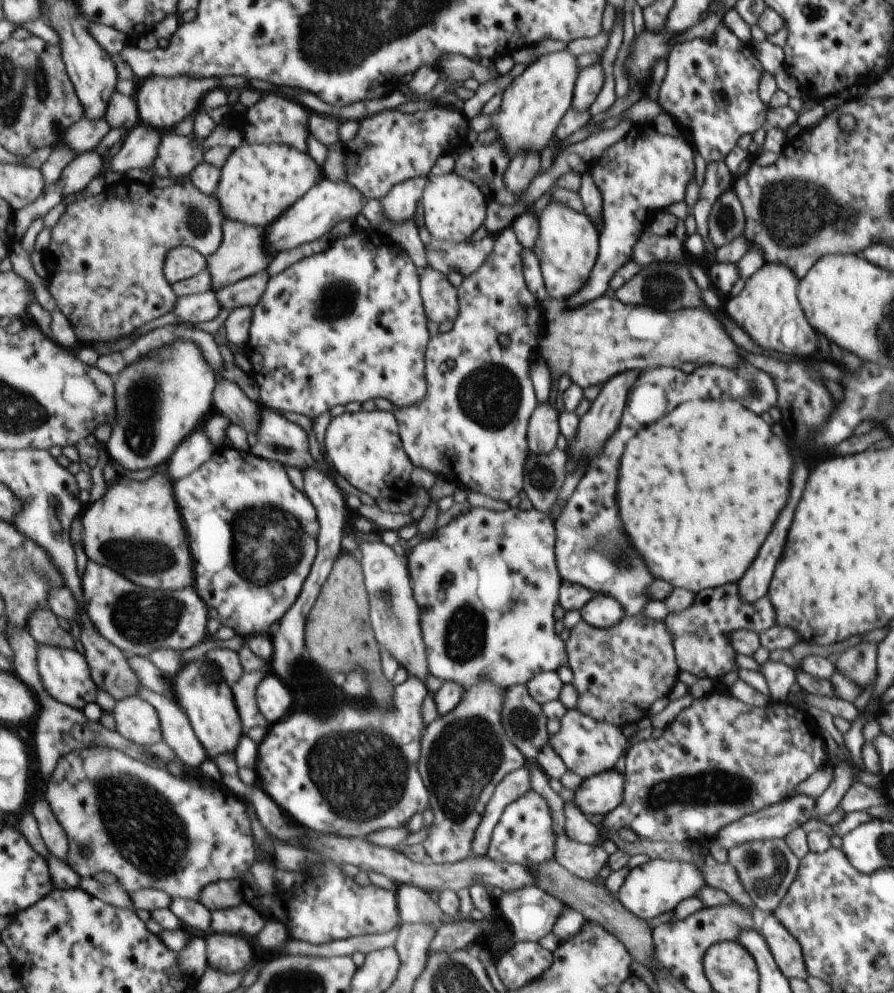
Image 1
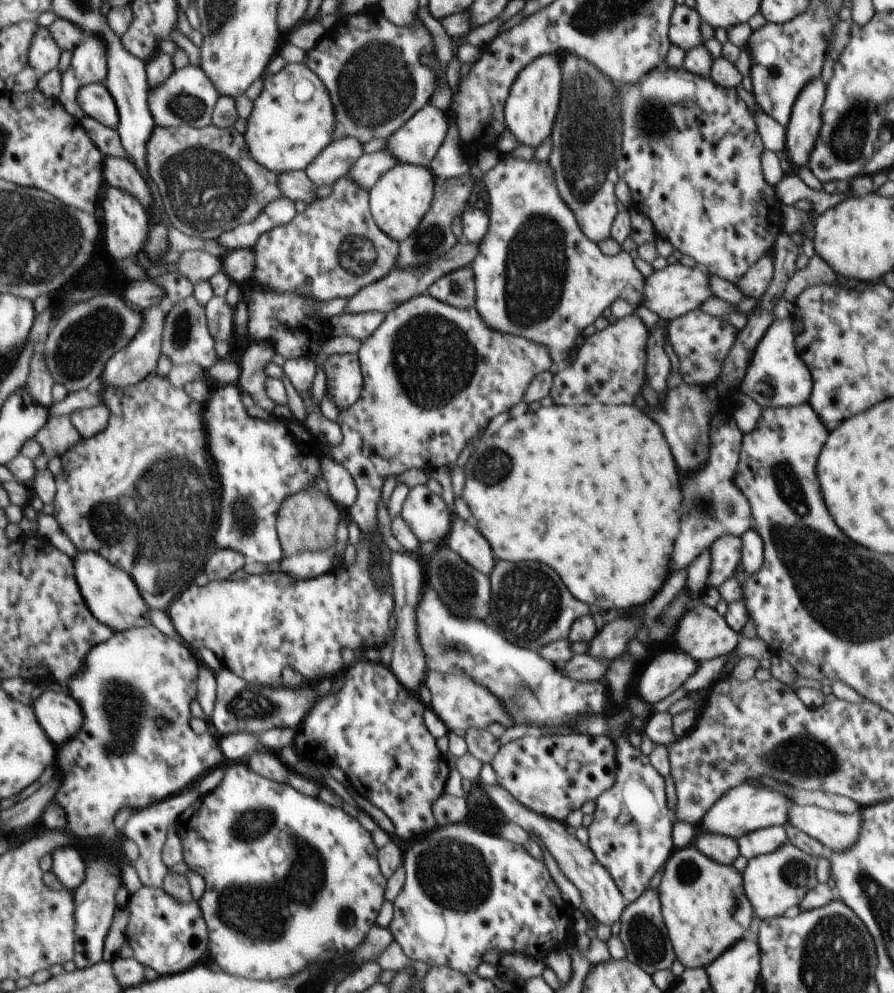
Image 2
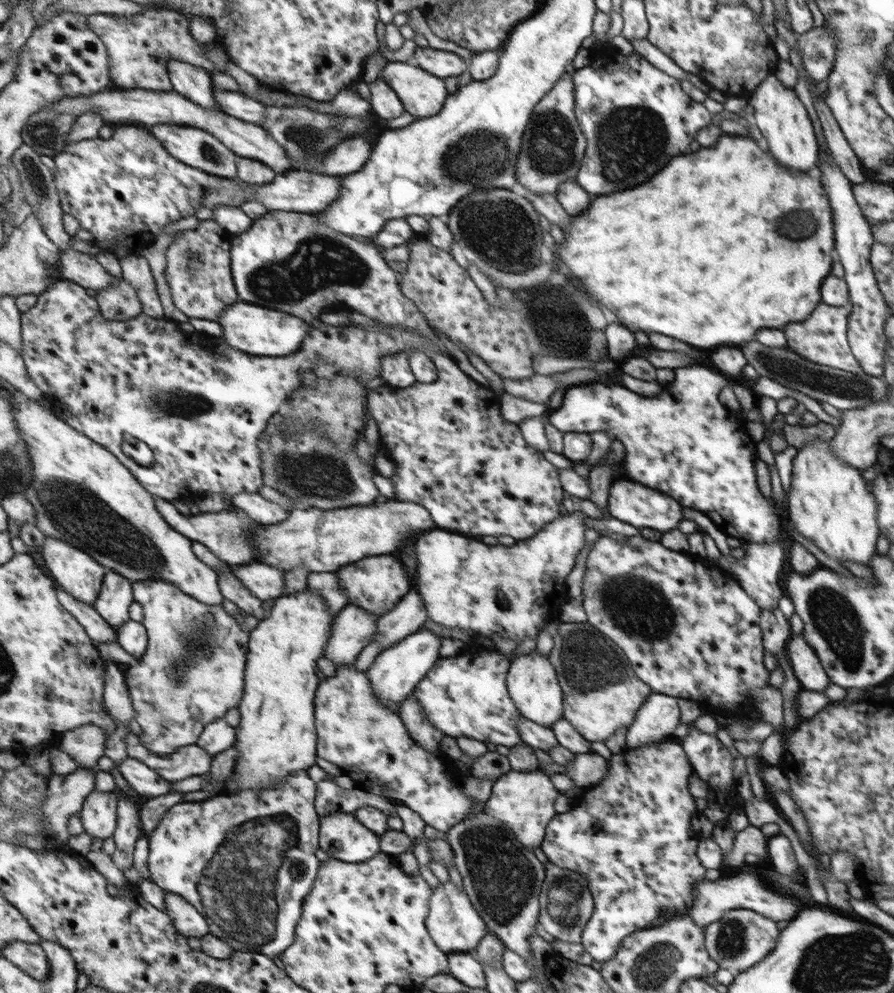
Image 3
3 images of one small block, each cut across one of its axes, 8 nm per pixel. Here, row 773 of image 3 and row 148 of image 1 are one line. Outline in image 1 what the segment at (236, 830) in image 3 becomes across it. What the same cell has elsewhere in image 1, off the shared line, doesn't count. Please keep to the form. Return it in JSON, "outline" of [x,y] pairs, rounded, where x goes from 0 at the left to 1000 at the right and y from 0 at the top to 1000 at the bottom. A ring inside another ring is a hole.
{"outline":[[[315,94],[295,95],[293,99],[275,113],[267,113],[260,108],[255,111],[255,119],[251,126],[263,128],[274,142],[282,145],[313,145],[313,147],[336,147],[336,151],[345,153],[345,137],[348,134],[349,113],[340,106]]]}

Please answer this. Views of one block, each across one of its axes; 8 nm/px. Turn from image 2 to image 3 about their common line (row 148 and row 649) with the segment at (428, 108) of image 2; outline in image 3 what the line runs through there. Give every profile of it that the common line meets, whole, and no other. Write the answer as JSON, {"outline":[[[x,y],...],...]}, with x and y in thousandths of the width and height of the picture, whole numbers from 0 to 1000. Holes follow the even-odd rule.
{"outline":[[[471,632],[422,660],[412,673],[412,682],[418,690],[419,699],[427,703],[431,711],[440,711],[440,713],[446,714],[446,711],[463,697],[469,687],[492,665],[492,648],[492,641],[477,632]]]}

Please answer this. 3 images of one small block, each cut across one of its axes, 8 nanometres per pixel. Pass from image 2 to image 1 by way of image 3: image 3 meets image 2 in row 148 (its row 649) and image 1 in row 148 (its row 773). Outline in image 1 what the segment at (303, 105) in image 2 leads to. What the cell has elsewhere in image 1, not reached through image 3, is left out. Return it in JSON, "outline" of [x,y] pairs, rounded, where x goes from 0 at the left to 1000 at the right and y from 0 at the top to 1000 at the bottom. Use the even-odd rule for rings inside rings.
{"outline":[[[273,142],[249,167],[243,196],[256,220],[276,227],[302,229],[359,182],[360,169],[351,157],[333,149]]]}

